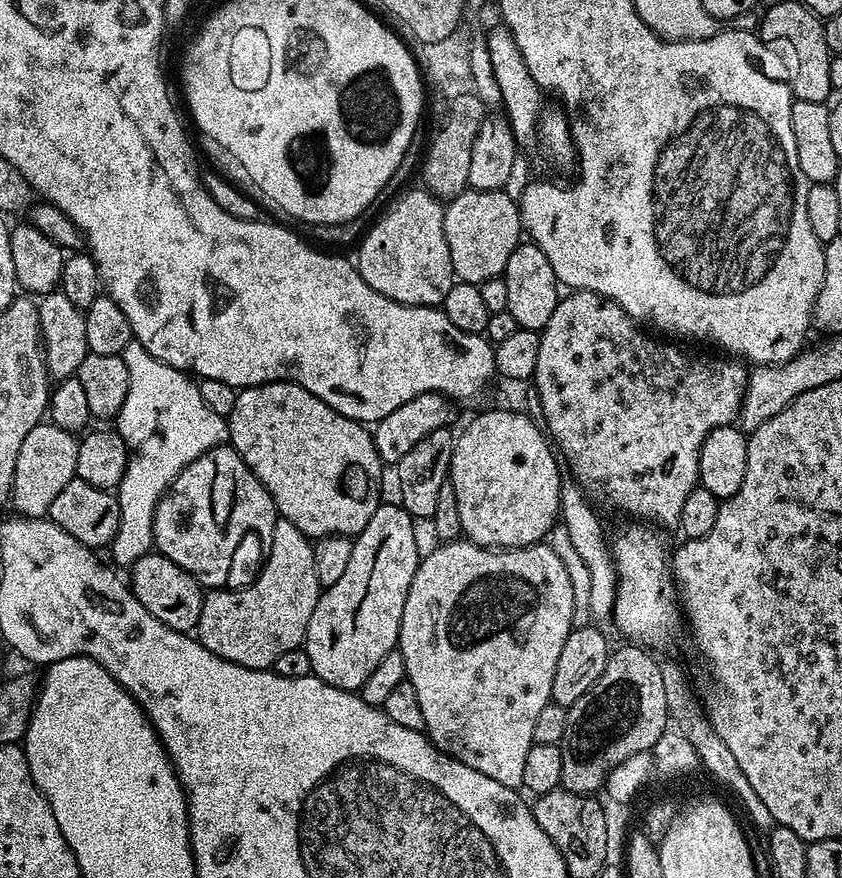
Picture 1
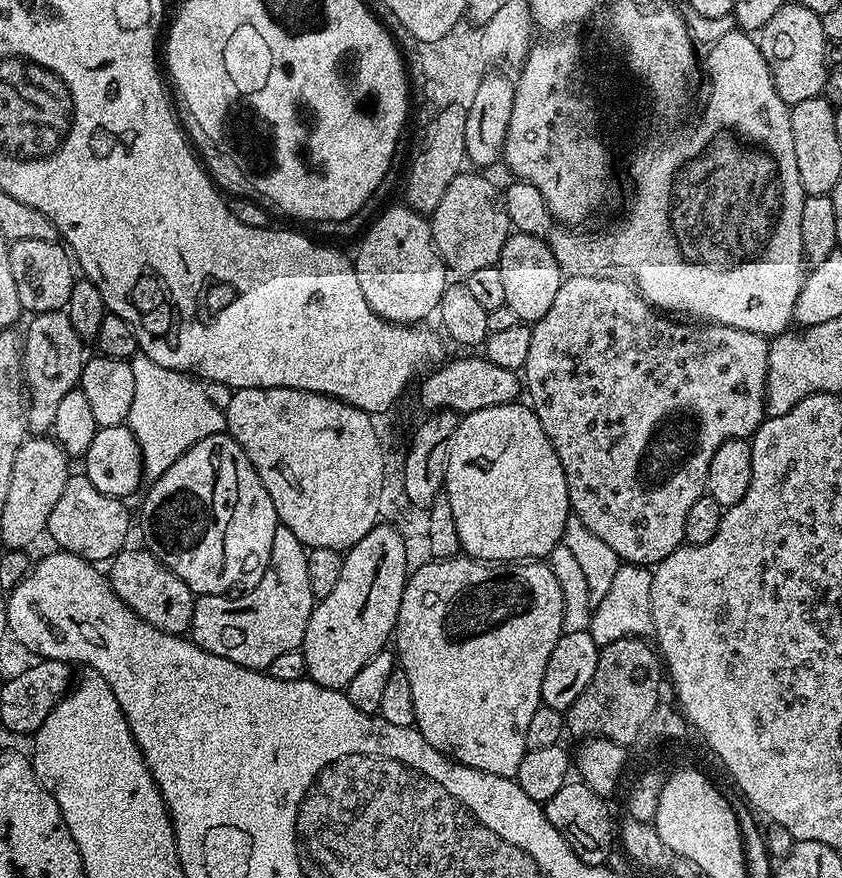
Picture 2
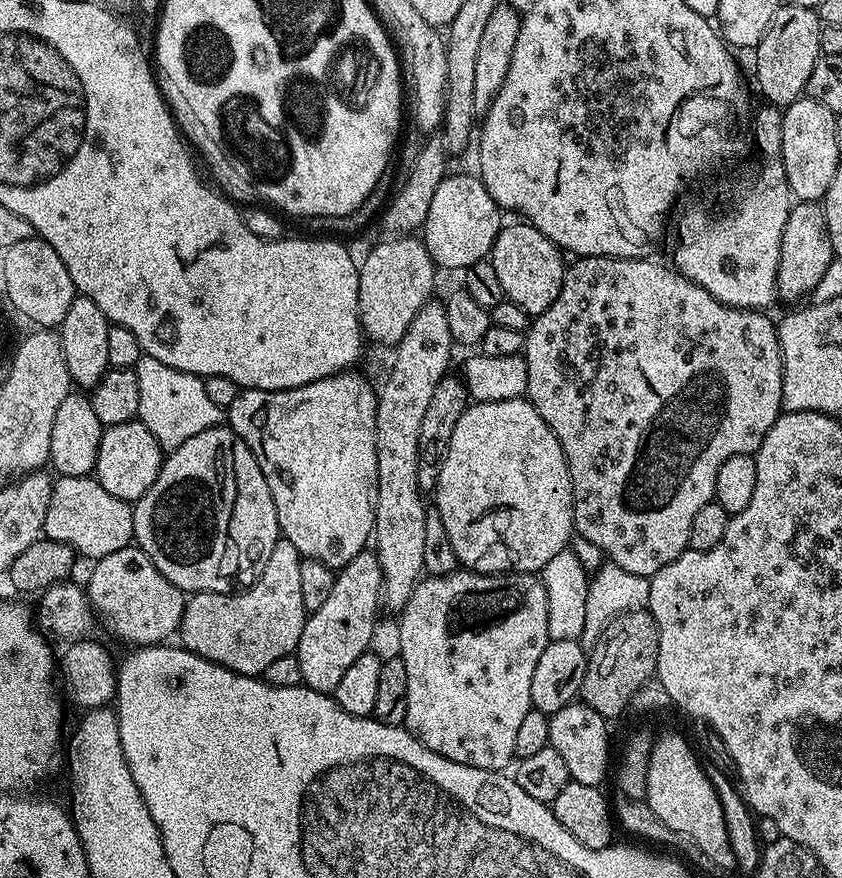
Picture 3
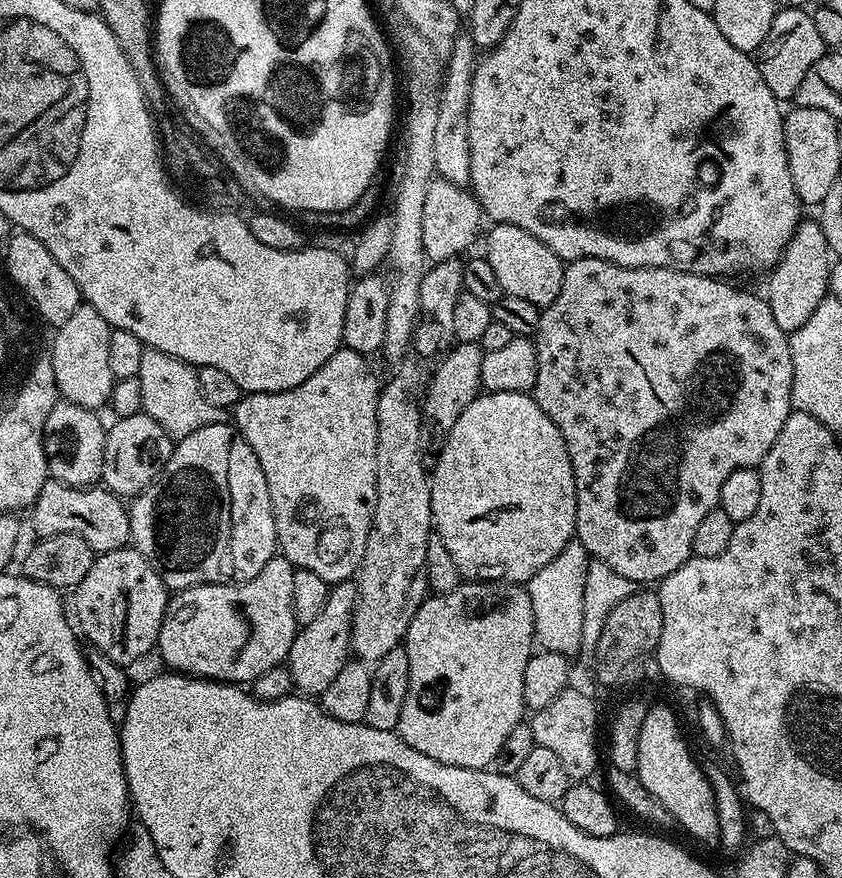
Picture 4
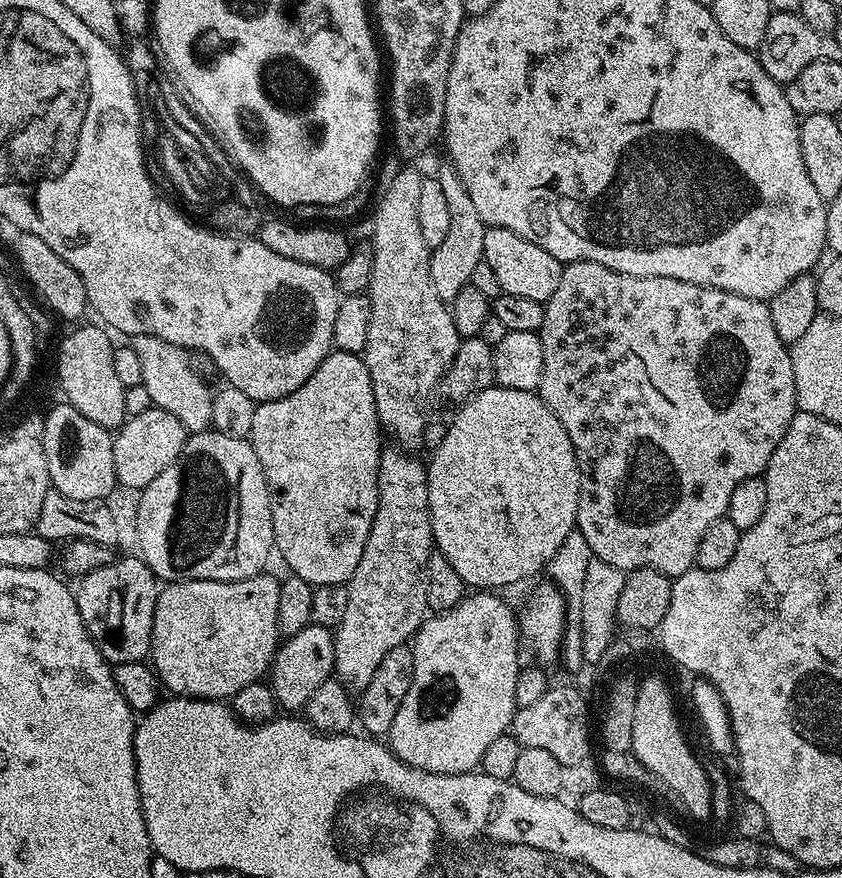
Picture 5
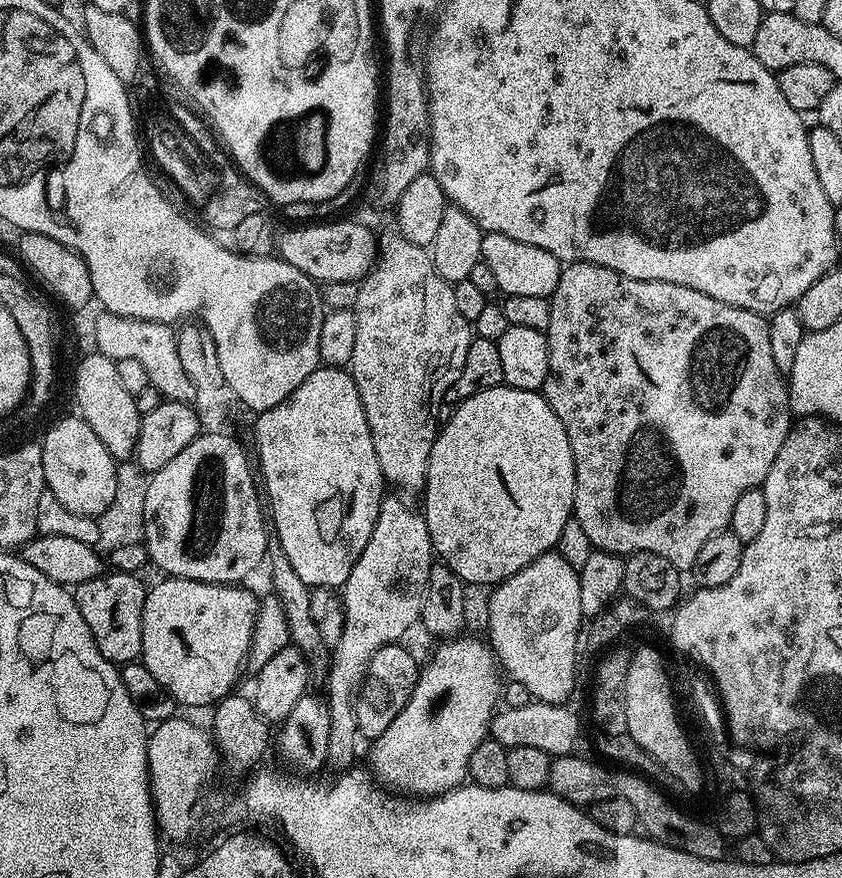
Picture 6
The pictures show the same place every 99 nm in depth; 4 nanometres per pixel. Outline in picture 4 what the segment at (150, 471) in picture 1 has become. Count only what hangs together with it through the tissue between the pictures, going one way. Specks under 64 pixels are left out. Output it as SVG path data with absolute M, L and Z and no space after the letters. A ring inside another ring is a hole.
M145 347L142 354L142 370L139 375L142 382L143 413L145 416L154 418L154 422L158 422L158 426L162 426L162 430L166 430L173 438L194 434L194 430L202 430L202 426L213 423L217 419L216 408L204 397L204 388L196 375L198 375L197 369L187 364L185 360L174 358L162 350Z

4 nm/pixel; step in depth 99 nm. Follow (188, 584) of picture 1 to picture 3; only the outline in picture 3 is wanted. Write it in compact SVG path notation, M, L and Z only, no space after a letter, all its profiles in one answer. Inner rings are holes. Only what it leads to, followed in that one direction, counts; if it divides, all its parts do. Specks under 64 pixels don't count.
M139 546L114 550L114 554L106 554L91 567L86 583L88 602L93 613L118 639L125 640L128 646L143 646L163 644L177 635L186 603L185 593L162 575Z

